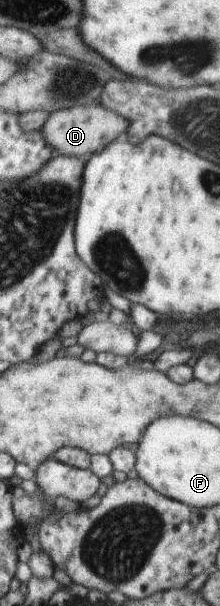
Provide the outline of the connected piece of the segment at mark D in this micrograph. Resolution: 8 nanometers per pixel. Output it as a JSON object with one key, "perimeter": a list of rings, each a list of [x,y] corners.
{"perimeter":[[[99,99],[95,103],[52,111],[48,114],[47,121],[43,123],[41,130],[45,143],[53,147],[55,154],[86,160],[96,151],[105,149],[118,136],[124,135],[127,127],[129,127],[129,121],[125,117],[105,109]]]}

